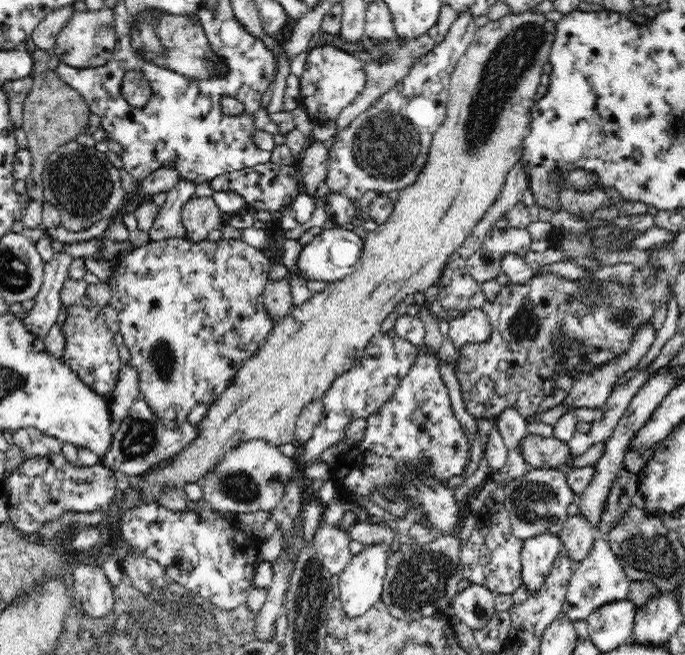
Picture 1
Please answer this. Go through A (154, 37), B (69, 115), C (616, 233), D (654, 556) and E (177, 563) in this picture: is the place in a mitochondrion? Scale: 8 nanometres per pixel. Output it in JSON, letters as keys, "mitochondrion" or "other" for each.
{"A":"mitochondrion","B":"other","C":"other","D":"mitochondrion","E":"other"}

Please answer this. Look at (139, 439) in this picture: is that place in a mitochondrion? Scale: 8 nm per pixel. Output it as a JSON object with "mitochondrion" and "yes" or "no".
{"mitochondrion":"yes"}

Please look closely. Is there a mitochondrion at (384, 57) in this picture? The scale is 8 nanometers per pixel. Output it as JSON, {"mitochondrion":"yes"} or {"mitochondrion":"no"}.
{"mitochondrion":"yes"}

